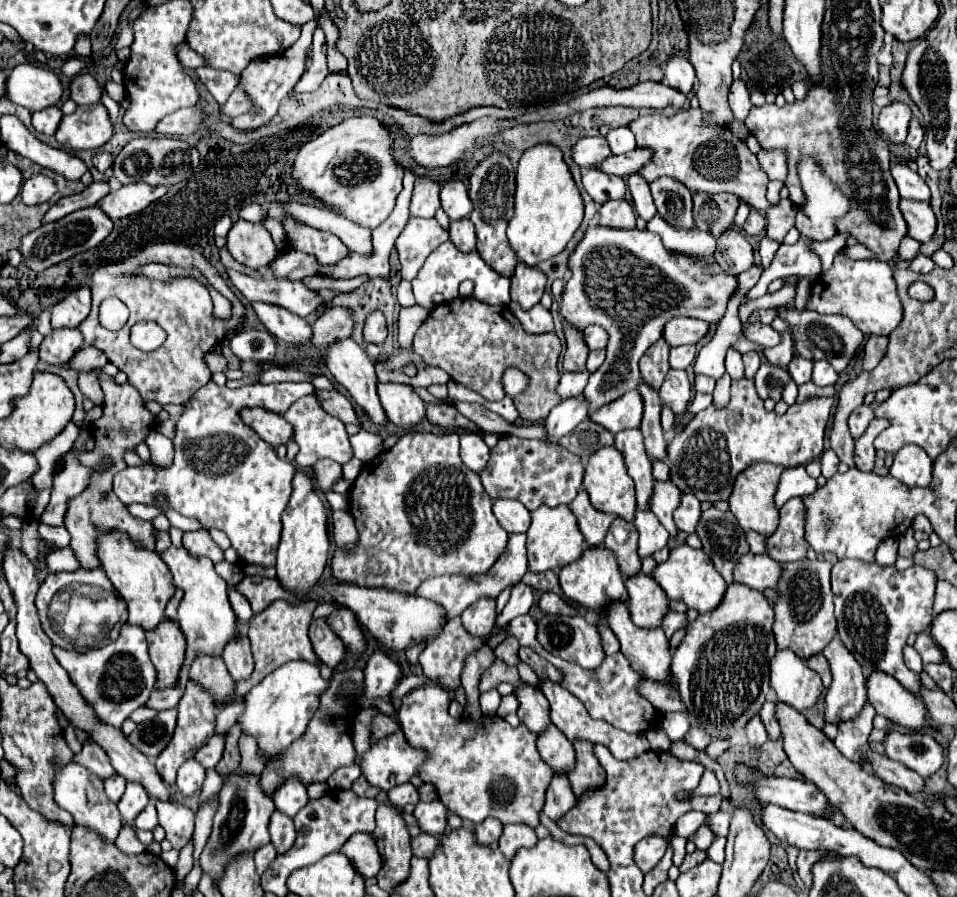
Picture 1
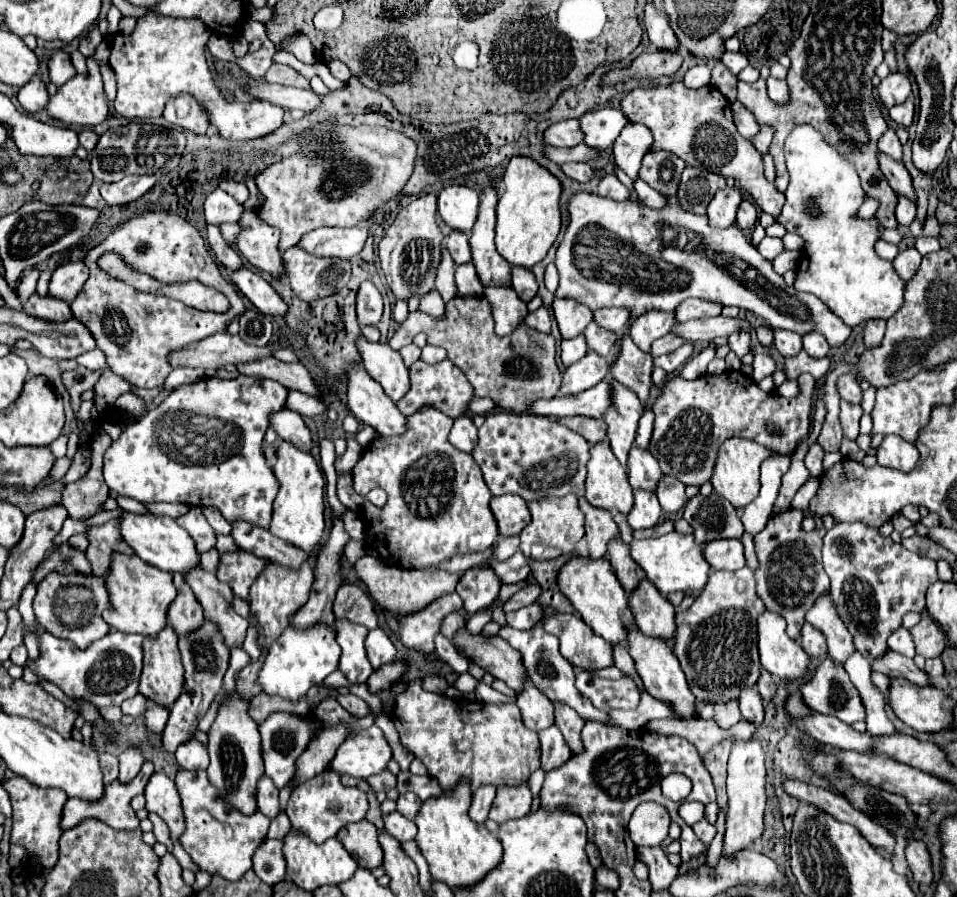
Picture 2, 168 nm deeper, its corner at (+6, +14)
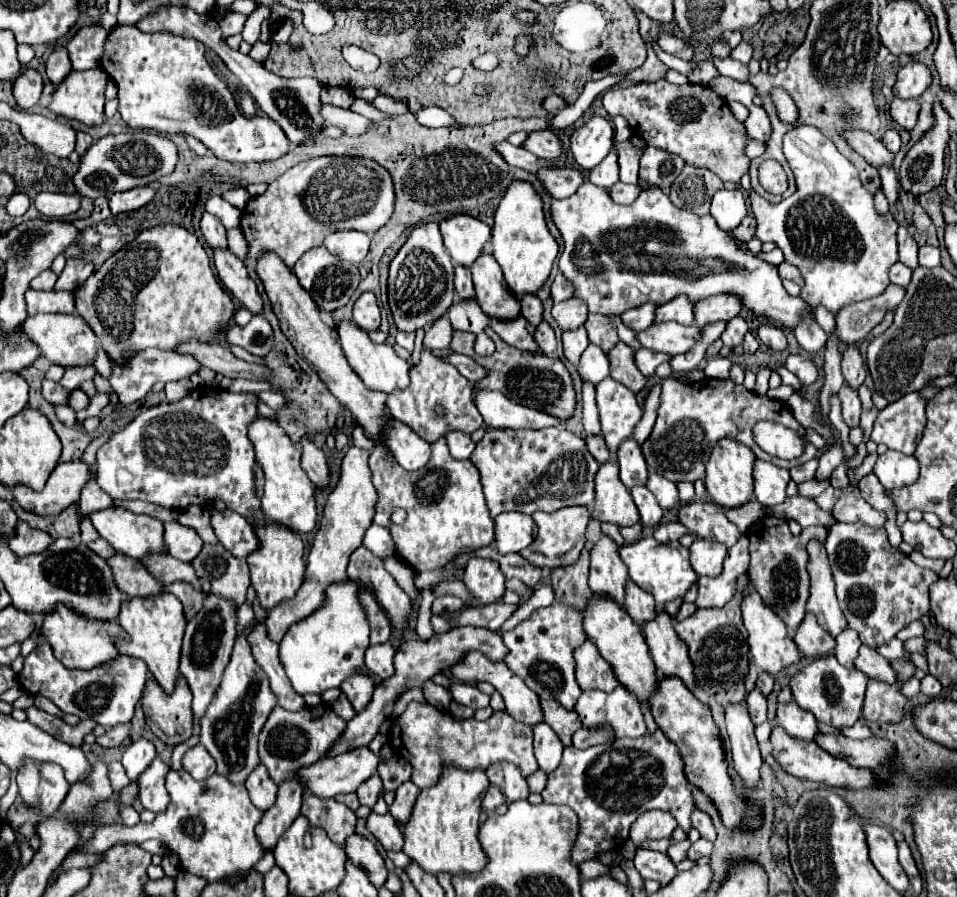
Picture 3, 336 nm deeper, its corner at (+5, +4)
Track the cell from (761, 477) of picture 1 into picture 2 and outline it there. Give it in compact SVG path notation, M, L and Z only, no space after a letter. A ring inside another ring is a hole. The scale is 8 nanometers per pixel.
M733 437L733 439L725 441L719 449L715 469L713 469L713 477L711 477L711 485L713 485L715 493L725 497L737 509L747 507L759 493L759 465L771 455L773 453L769 449L757 445L755 441L749 441L749 439Z

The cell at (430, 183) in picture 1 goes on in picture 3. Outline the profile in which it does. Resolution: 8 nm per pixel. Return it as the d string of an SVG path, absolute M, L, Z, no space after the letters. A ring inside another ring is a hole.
M424 223L412 229L406 243L400 247L390 263L388 273L388 305L394 315L394 323L400 331L416 331L438 319L454 297L454 267L450 255L442 243L438 223Z

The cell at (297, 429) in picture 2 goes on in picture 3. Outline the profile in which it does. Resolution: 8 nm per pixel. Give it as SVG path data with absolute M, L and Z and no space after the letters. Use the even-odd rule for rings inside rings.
M308 437L300 439L300 449L302 449L302 469L310 477L312 483L318 487L328 485L330 481L330 471L328 471L328 459L322 449L318 449Z

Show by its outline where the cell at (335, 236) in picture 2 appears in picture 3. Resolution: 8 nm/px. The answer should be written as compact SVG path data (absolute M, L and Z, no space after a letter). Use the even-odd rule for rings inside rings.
M336 231L336 233L328 235L322 245L332 255L338 255L342 261L360 263L368 253L370 237L360 231Z

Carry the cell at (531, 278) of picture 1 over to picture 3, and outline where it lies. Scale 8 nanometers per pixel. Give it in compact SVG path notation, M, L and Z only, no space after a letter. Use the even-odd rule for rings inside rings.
M524 295L520 299L520 305L522 305L522 315L526 317L528 323L532 325L538 325L542 321L542 301L536 297L536 295Z

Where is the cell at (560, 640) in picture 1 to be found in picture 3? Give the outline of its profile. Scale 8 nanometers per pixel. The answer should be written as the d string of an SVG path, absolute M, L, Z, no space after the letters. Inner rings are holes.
M586 639L580 647L574 649L574 659L576 659L576 681L582 691L600 689L610 693L618 685L618 679L610 663L606 663L602 655L598 655L598 649L594 647L594 643L590 643L590 639Z

